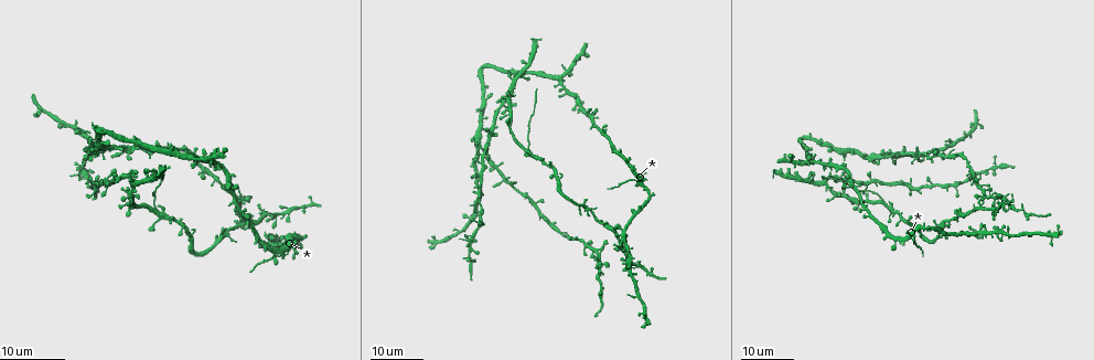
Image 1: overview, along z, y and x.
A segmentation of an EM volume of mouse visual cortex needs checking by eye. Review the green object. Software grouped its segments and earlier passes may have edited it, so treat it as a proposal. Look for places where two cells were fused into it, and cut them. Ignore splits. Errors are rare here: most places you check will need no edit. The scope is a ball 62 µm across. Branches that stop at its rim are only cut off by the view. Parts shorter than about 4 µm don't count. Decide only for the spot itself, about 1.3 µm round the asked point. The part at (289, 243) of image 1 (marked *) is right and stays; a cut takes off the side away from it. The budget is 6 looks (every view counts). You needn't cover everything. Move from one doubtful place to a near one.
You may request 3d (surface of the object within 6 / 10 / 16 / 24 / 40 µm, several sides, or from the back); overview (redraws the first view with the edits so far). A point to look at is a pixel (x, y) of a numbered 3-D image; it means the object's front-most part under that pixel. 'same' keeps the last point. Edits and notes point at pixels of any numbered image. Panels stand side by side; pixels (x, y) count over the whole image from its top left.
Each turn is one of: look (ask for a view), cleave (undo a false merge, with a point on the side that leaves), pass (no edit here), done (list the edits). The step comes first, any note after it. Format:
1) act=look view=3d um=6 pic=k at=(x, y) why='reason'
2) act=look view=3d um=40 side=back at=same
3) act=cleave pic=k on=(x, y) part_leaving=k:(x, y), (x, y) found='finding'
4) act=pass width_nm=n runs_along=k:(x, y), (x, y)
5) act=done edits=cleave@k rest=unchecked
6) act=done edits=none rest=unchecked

act=look view=3d um=24 pic=1 at=(1005, 196) why='thin arm on a thick one'

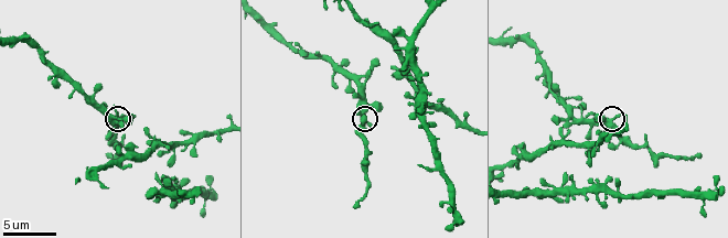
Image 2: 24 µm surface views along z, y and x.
act=look view=3d um=6 pic=2 at=(606, 123)

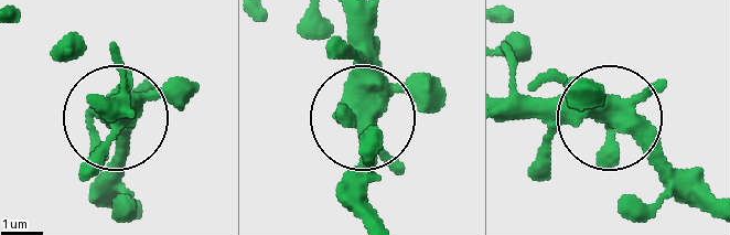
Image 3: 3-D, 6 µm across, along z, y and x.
act=pass arms=4 runs_along=3:(346, 12), (367, 220) found='all the same cell'

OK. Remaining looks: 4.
act=look view=3d um=10 pic=2 at=(590, 145)

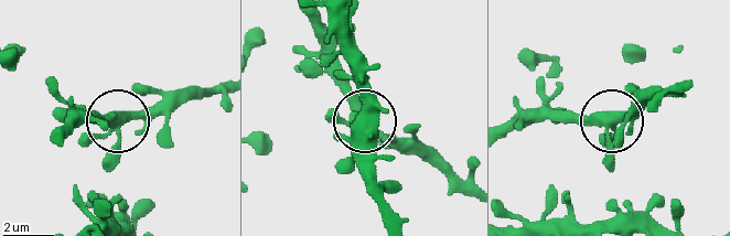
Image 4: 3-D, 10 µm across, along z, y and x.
act=look view=3d um=10 side=back pic=4 at=(613, 117)

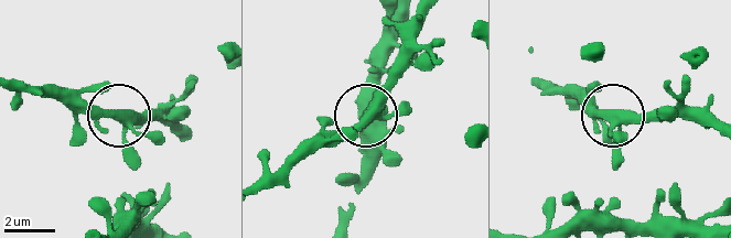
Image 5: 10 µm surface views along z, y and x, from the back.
act=pass arms=4 found='continuous, no second cell'

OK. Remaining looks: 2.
act=look view=3d um=16 pic=1 at=(883, 203) why='arms part here'

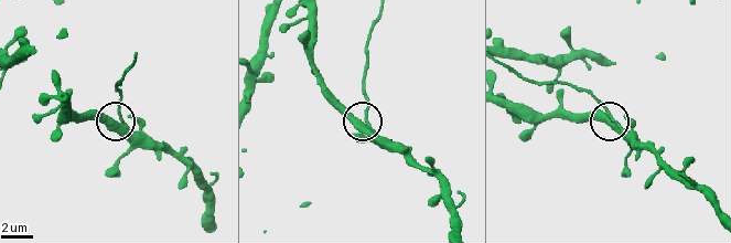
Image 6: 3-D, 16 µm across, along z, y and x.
act=look view=3d um=10 pic=6 at=(610, 116)

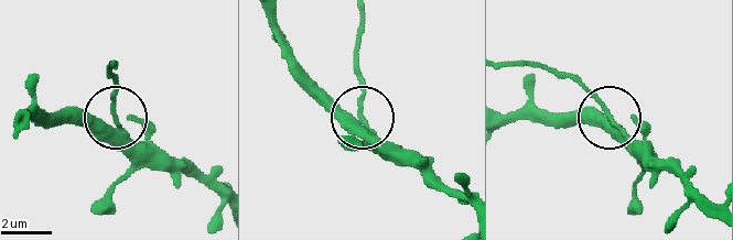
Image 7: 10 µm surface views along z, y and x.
act=cleave pic=7 on=(114, 97) width_nm=290 found='a second cell is stuck on'

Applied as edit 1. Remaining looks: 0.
act=done edits=cleave@7 rest=unchecked

